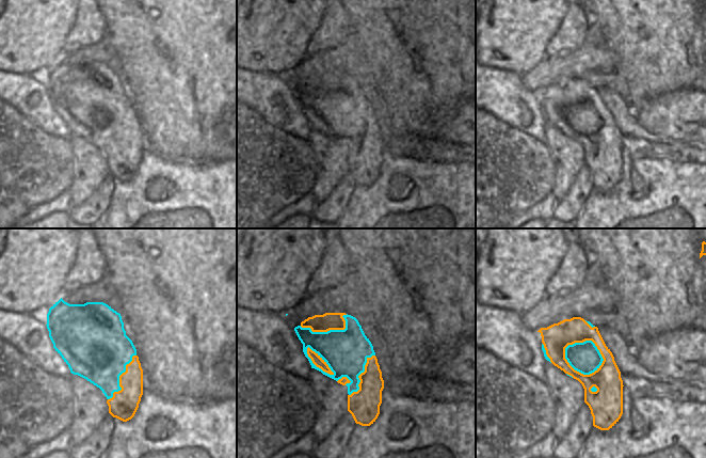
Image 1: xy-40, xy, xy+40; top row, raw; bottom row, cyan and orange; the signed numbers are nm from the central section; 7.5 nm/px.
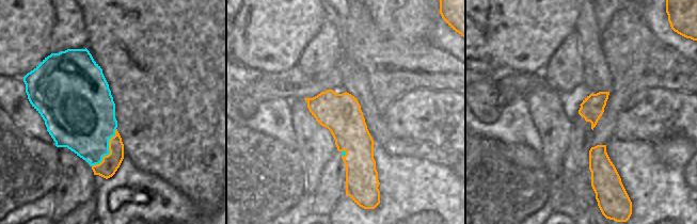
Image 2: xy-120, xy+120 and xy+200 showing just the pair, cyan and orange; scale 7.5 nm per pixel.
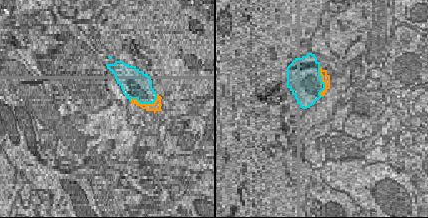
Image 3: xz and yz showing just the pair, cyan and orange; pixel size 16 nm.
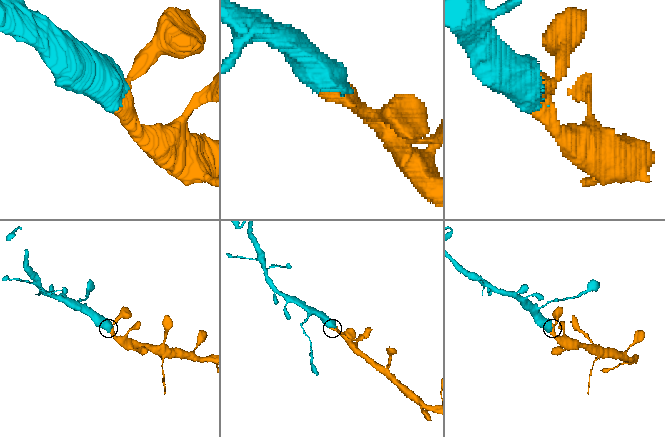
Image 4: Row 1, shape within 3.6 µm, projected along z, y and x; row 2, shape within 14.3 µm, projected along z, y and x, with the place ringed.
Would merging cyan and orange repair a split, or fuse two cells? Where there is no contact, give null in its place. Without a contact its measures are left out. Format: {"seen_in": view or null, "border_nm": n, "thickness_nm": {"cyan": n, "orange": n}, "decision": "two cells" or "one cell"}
{"seen_in": "xy+40", "border_nm": 320, "thickness_nm": {"cyan": 220, "orange": 200}, "decision": "one cell"}

